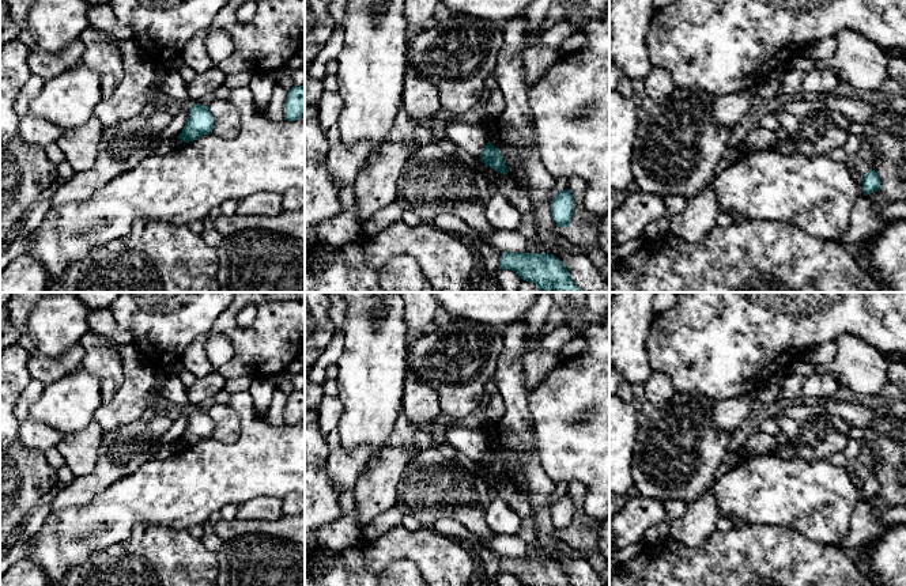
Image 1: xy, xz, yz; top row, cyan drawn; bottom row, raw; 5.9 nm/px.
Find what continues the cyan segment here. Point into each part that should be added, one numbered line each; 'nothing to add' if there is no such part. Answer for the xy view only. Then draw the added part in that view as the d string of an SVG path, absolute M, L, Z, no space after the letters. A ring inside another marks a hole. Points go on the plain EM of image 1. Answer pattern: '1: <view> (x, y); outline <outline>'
nothing to add

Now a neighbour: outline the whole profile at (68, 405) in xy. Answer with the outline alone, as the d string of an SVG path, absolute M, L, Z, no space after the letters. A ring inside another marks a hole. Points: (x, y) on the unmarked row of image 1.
M82 367L45 386L30 407L30 417L61 434L71 434L84 430L101 405L101 382Z

